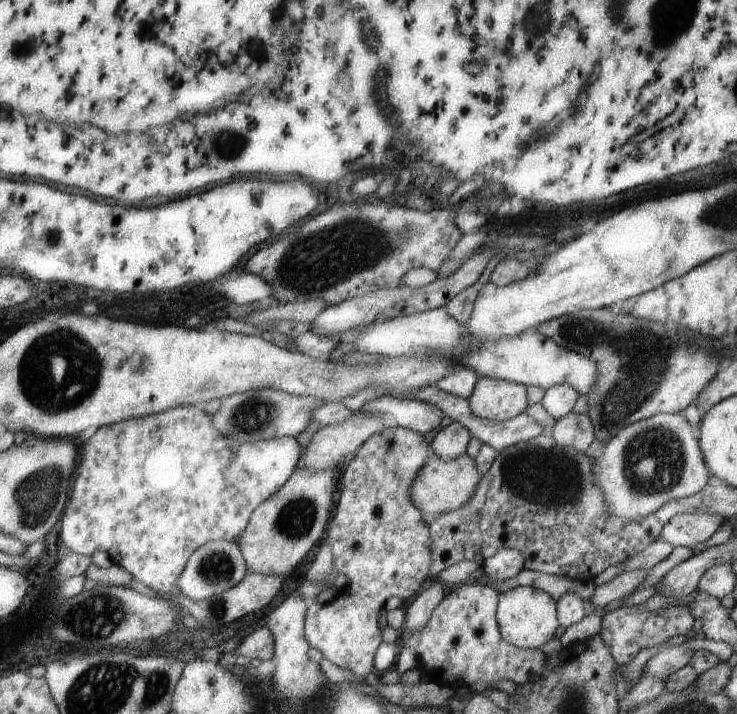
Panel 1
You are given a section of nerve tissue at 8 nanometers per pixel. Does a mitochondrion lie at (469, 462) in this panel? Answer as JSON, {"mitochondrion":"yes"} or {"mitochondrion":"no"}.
{"mitochondrion":"no"}

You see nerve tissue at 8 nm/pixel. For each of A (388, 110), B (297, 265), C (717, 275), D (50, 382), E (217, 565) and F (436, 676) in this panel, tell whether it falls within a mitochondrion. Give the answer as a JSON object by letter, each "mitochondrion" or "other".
{"A":"other","B":"mitochondrion","C":"other","D":"mitochondrion","E":"mitochondrion","F":"other"}

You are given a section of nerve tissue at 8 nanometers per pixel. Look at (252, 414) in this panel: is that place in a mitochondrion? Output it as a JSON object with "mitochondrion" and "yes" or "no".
{"mitochondrion":"yes"}

